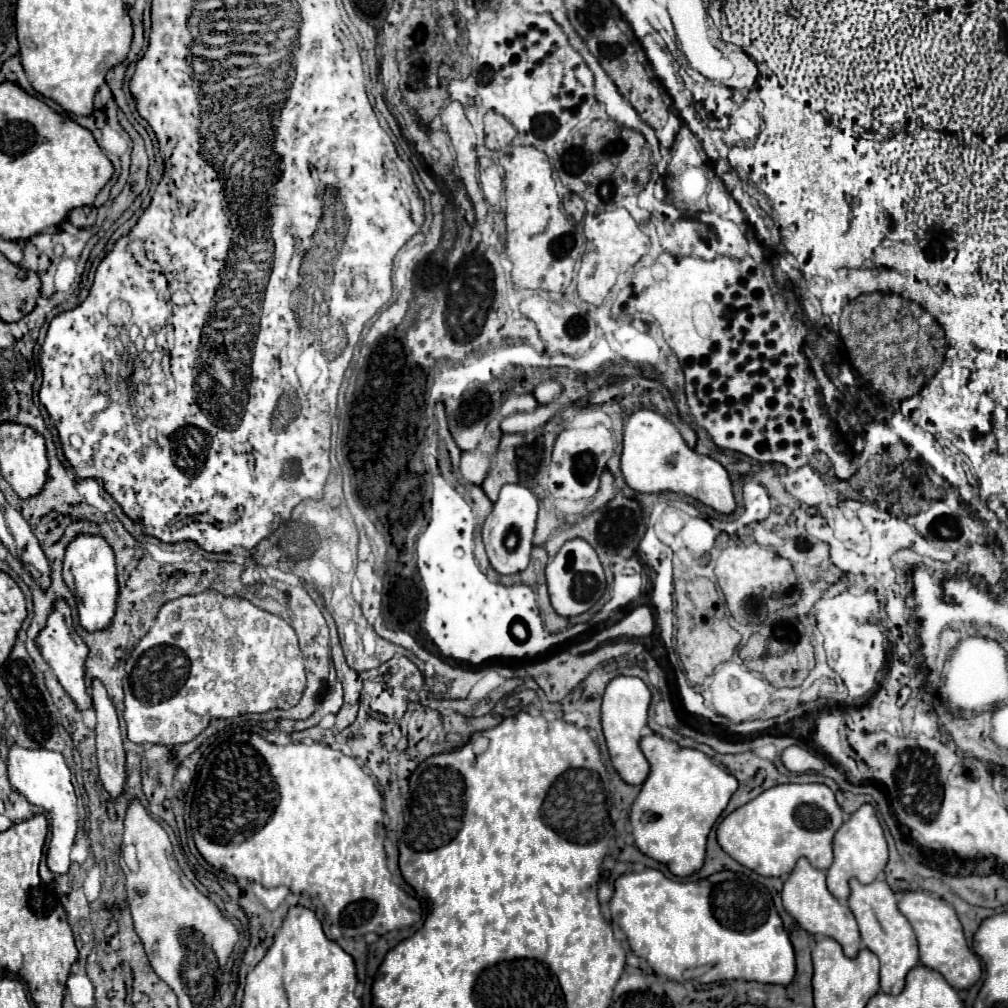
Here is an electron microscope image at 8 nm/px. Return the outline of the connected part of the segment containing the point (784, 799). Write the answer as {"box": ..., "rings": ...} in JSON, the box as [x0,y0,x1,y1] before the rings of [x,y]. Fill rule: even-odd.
{"box":[716,784,842,876],"rings":[[[780,784],[764,790],[754,800],[730,812],[716,828],[720,848],[738,864],[754,870],[760,876],[788,876],[800,856],[806,856],[818,870],[828,870],[832,864],[832,836],[842,826],[842,810],[834,794],[824,784]]]}

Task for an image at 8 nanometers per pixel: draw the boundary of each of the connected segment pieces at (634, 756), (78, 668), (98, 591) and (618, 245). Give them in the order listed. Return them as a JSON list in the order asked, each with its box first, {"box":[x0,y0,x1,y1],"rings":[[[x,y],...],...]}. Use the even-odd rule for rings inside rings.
[{"box":[602,676,650,786],"rings":[[[616,676],[614,680],[610,680],[602,698],[602,730],[612,766],[616,768],[616,772],[624,782],[634,786],[640,786],[650,772],[648,760],[638,748],[640,732],[648,722],[648,706],[650,706],[648,686],[640,678],[632,678],[632,676]]]},{"box":[38,598,92,710],"rings":[[[58,598],[58,602],[54,602],[54,610],[48,614],[46,618],[46,626],[38,632],[38,648],[42,652],[42,658],[48,662],[48,666],[54,670],[58,682],[64,686],[64,690],[70,694],[70,698],[74,700],[74,704],[80,710],[92,708],[90,696],[86,692],[84,686],[84,660],[88,654],[88,646],[84,644],[84,640],[76,634],[74,626],[72,626],[72,618],[70,618],[70,608],[66,604],[64,598]]]},{"box":[64,534,118,632],"rings":[[[78,534],[70,546],[66,546],[64,554],[64,582],[74,592],[80,626],[88,632],[106,628],[114,616],[116,596],[118,596],[118,582],[116,582],[116,566],[114,566],[114,552],[110,544],[102,536]]]},{"box":[578,208,650,306],"rings":[[[624,208],[612,212],[586,214],[584,234],[588,244],[586,244],[586,254],[582,258],[582,266],[578,270],[578,294],[584,302],[600,306],[608,296],[612,284],[616,282],[616,276],[626,272],[630,266],[634,266],[648,252],[650,238],[638,228],[638,224]]]}]

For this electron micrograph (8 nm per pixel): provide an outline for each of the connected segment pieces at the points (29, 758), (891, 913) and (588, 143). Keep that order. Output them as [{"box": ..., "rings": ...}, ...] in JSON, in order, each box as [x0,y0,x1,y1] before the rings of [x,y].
[{"box":[8,744,78,874],"rings":[[[14,744],[8,754],[8,778],[10,784],[28,798],[30,804],[42,806],[50,814],[52,838],[46,854],[48,868],[54,874],[66,874],[70,866],[70,848],[74,844],[74,836],[78,828],[78,808],[76,808],[76,794],[70,782],[70,770],[64,762],[64,756],[52,750],[42,750],[42,748],[28,750]]]},{"box":[848,878,918,994],"rings":[[[852,878],[848,906],[858,922],[862,944],[880,958],[880,990],[886,994],[900,994],[904,988],[904,976],[918,964],[918,944],[910,922],[896,908],[896,894],[884,880],[860,884]]]},{"box":[550,120,652,208],"rings":[[[614,120],[590,122],[586,128],[578,130],[572,144],[566,150],[560,150],[550,162],[556,168],[560,182],[596,208],[606,208],[626,196],[640,194],[652,174],[650,148],[644,136]]]}]

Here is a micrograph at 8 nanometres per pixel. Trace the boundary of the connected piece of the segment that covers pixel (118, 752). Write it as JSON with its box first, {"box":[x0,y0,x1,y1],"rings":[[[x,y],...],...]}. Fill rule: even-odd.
{"box":[92,678,126,796],"rings":[[[98,678],[92,680],[92,702],[96,712],[96,748],[98,748],[98,766],[100,780],[110,796],[118,796],[124,788],[126,768],[124,768],[124,748],[118,728],[118,716],[114,704],[110,702],[106,688]]]}

